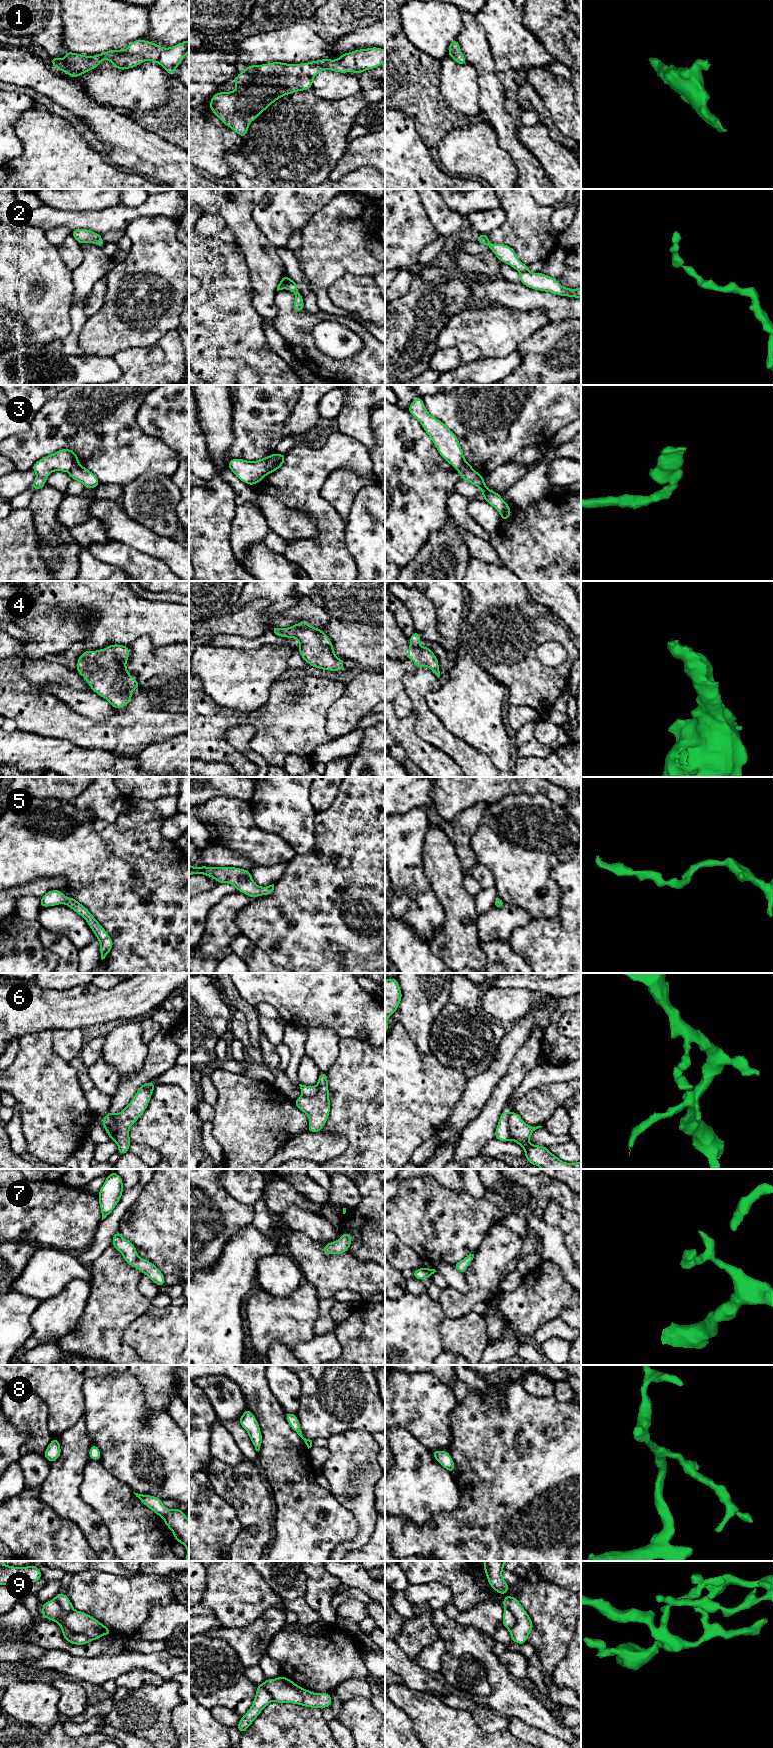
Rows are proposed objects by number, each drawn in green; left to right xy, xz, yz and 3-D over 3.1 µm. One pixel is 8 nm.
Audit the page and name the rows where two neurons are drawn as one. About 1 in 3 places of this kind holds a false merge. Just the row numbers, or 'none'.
3, 6, 9

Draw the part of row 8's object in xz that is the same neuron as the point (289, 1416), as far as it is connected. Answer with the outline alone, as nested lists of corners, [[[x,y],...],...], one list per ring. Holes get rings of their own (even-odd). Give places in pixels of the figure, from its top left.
[[[285,1413],[285,1417],[288,1420],[290,1427],[304,1440],[308,1449],[311,1448],[312,1447],[312,1440],[306,1439],[303,1437],[297,1415],[293,1414],[293,1413]]]

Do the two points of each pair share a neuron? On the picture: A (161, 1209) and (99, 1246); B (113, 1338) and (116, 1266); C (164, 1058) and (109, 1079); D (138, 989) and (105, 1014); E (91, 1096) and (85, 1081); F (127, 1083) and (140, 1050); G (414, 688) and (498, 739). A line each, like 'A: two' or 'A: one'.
A: two
B: one
C: two
D: one
E: two
F: two
G: two

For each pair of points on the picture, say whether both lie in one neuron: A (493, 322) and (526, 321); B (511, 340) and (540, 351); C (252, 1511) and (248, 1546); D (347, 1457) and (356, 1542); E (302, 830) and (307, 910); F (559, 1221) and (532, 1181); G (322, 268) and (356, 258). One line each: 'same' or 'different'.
A: same
B: different
C: same
D: same
E: different
F: different
G: same

